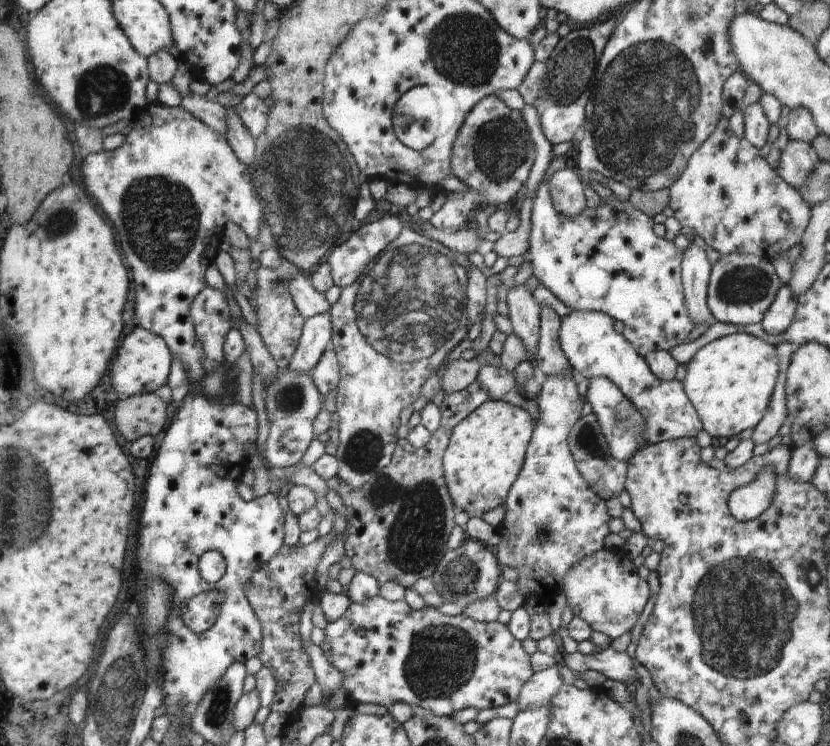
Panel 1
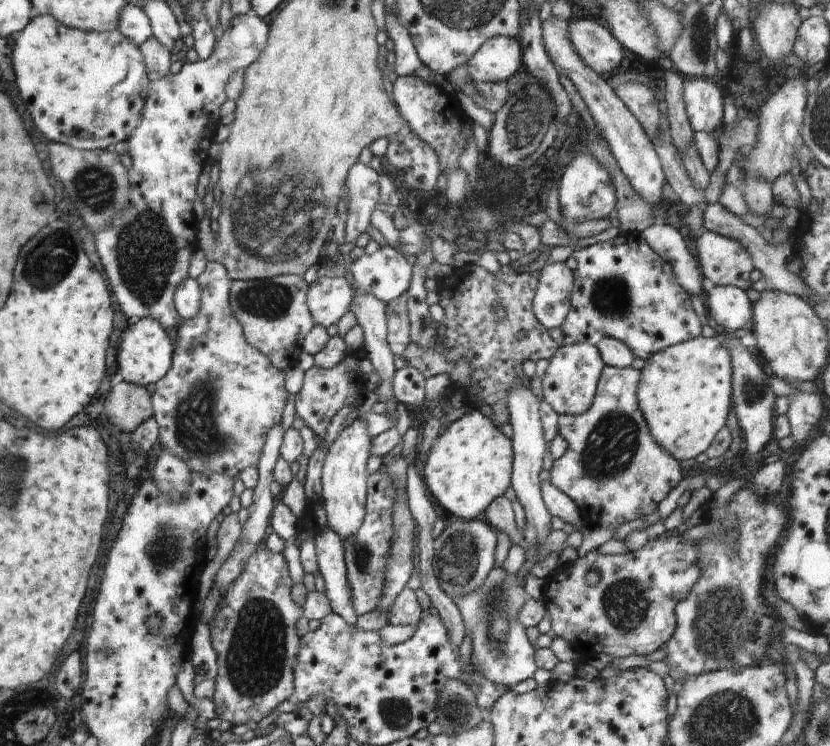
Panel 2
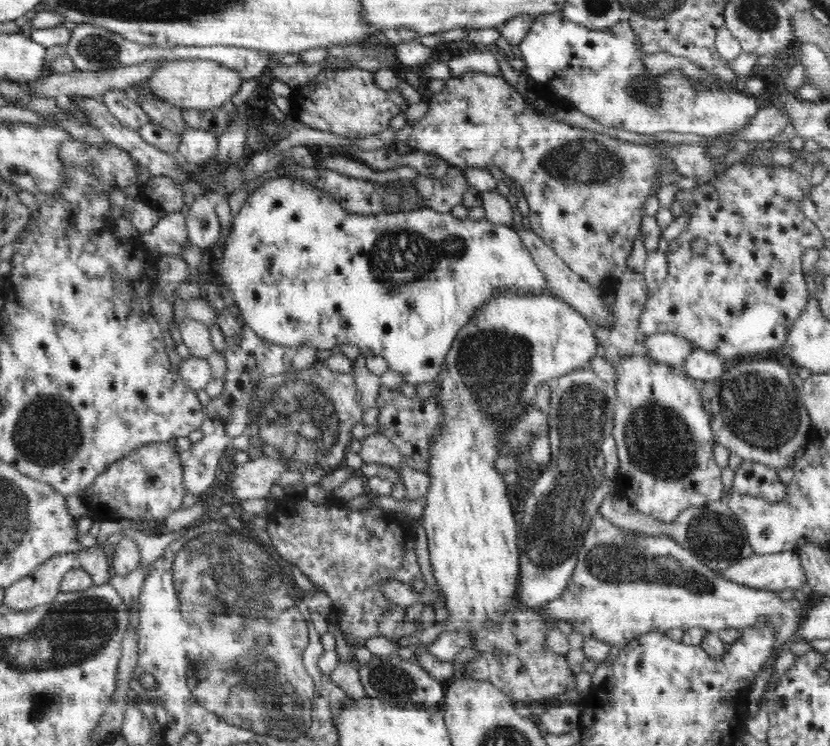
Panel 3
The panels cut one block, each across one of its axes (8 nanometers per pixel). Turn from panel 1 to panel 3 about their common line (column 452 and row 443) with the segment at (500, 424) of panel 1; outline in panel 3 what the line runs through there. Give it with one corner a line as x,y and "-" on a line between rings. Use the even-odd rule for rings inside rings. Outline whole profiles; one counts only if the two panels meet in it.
550,292
534,295
534,293
496,293
491,299
488,299
483,307
475,312
474,318
460,328
460,332
453,340
450,350
446,353
444,364
442,365
440,374
437,376
439,387
433,396
438,396
439,407
443,410
443,425
435,434
435,439
429,444
429,469
427,474
430,477
430,487
426,492
426,502
424,512
421,516
421,525
426,531
428,537
428,549
430,551
430,565
432,565
434,578
439,587
440,594
446,600
446,608
450,612
450,616
446,622
442,624
434,624
432,628
420,629
410,636
404,636
397,641
398,649
406,647
410,644
430,644
441,632
444,631
466,631
470,633
470,637
474,639
472,648
481,650
481,653
476,658
470,660
462,667
464,676
474,680
484,680
492,683
494,687
502,691
512,702
520,700
528,707
532,702
540,702
540,700
550,700
550,698
559,695
560,693
568,692
575,688
576,674
572,673
568,667
568,661
564,655
553,653
552,651
544,648
544,642
550,624
547,622
546,617
542,614
540,608
534,609
520,609
516,603
516,594
518,594
518,582
520,578
520,550
518,549
518,525
514,519
514,512
512,511
512,504
510,503
510,493
508,490
511,488
506,485
504,477
498,472
494,462
500,456
500,448
502,448
502,437
500,434
506,430
506,426
512,426
516,420
520,420
530,408
535,404
536,394
538,394
538,386
544,382
553,382
554,378
560,377
567,372
582,368
589,363
589,360
596,354
600,353
599,339
597,337
597,330
587,320
587,318
576,309
572,308
564,299
558,298
550,294

